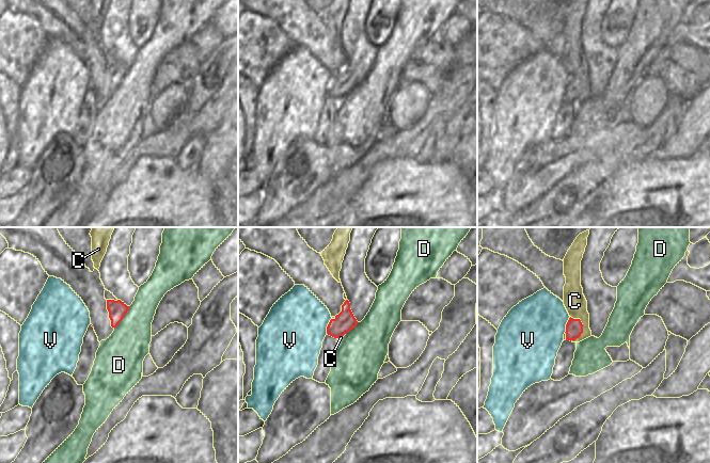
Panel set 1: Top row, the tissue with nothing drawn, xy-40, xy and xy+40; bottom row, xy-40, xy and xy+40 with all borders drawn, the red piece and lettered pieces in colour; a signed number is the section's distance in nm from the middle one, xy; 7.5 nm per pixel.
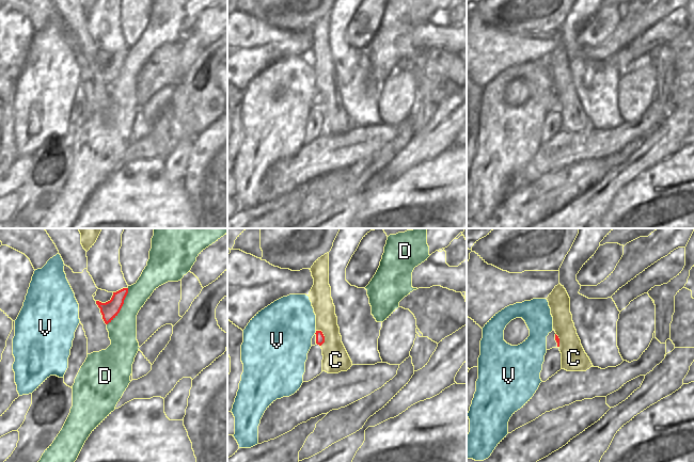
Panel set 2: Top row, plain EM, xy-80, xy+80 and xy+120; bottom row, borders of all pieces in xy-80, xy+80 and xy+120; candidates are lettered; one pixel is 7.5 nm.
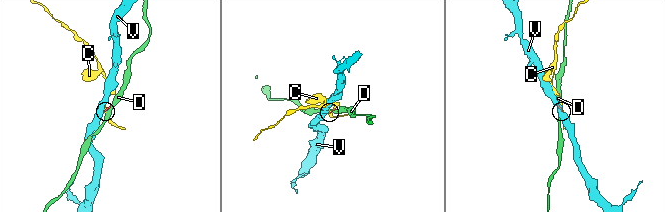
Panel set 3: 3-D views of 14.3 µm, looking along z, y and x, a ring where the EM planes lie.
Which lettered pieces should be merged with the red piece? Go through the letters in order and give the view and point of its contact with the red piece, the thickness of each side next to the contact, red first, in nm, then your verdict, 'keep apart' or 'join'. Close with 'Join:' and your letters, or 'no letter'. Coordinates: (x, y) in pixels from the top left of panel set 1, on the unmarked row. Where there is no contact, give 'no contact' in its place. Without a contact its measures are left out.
C: meets red in xy+40 at (582, 89); 130 nm thick on the red side, 160 nm on the other; keep apart
D: meets red in xy-40 at (123, 78); 140 nm thick on the red side, 320 nm on the other; keep apart
V: meets red in xy+40 at (566, 85); 130 nm thick on the red side, 460 nm on the other; keep apart
Join: no letter

